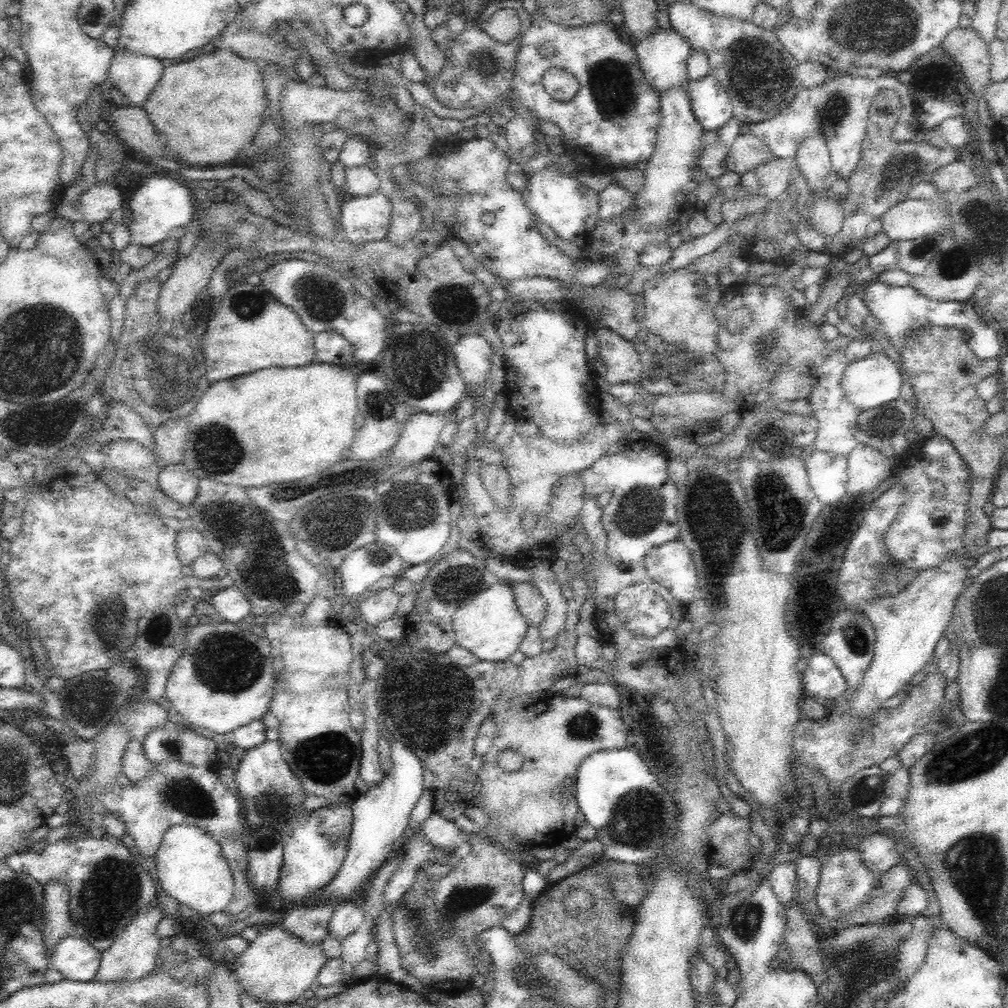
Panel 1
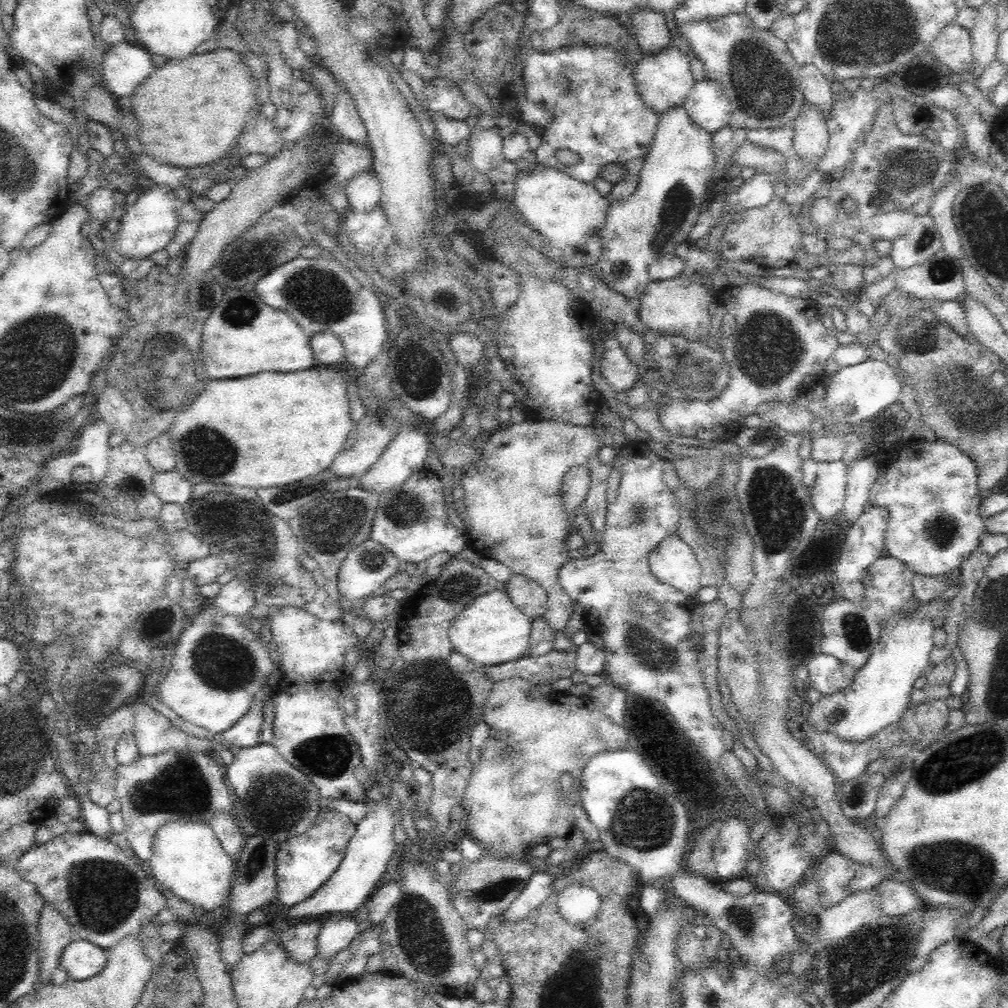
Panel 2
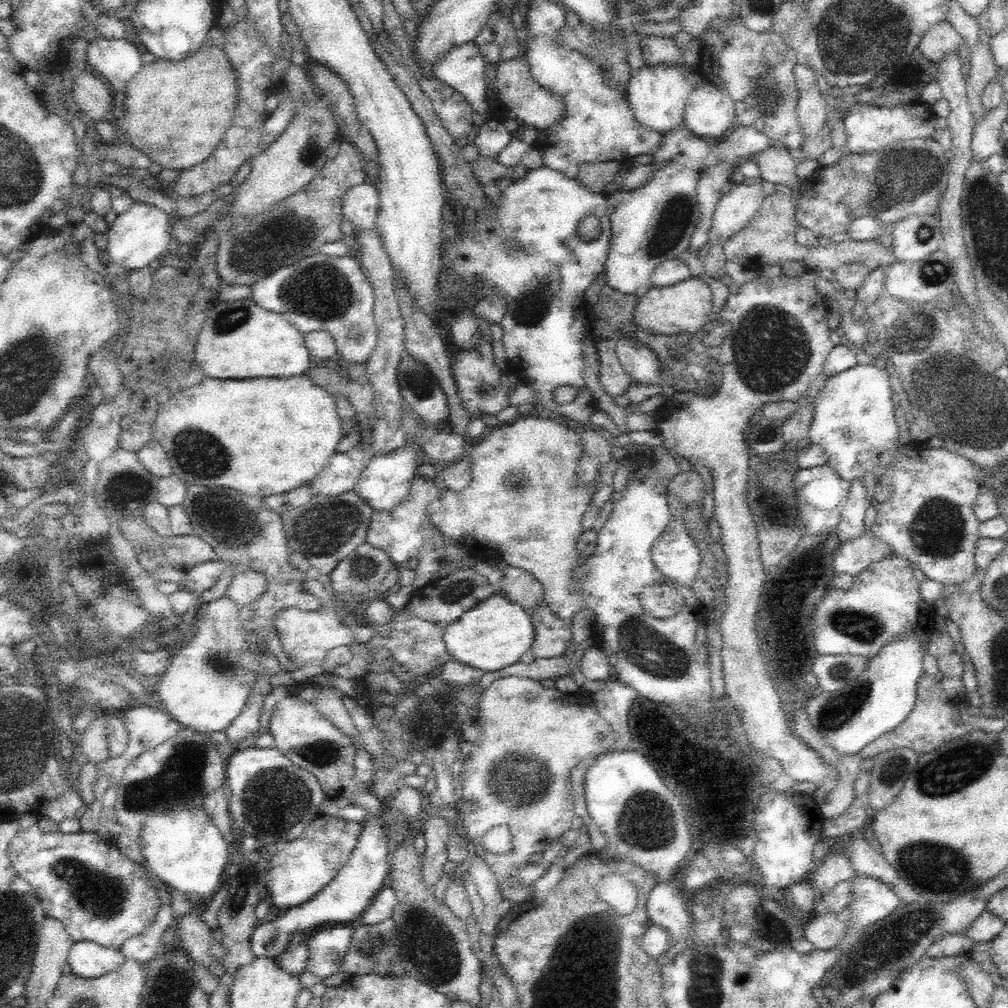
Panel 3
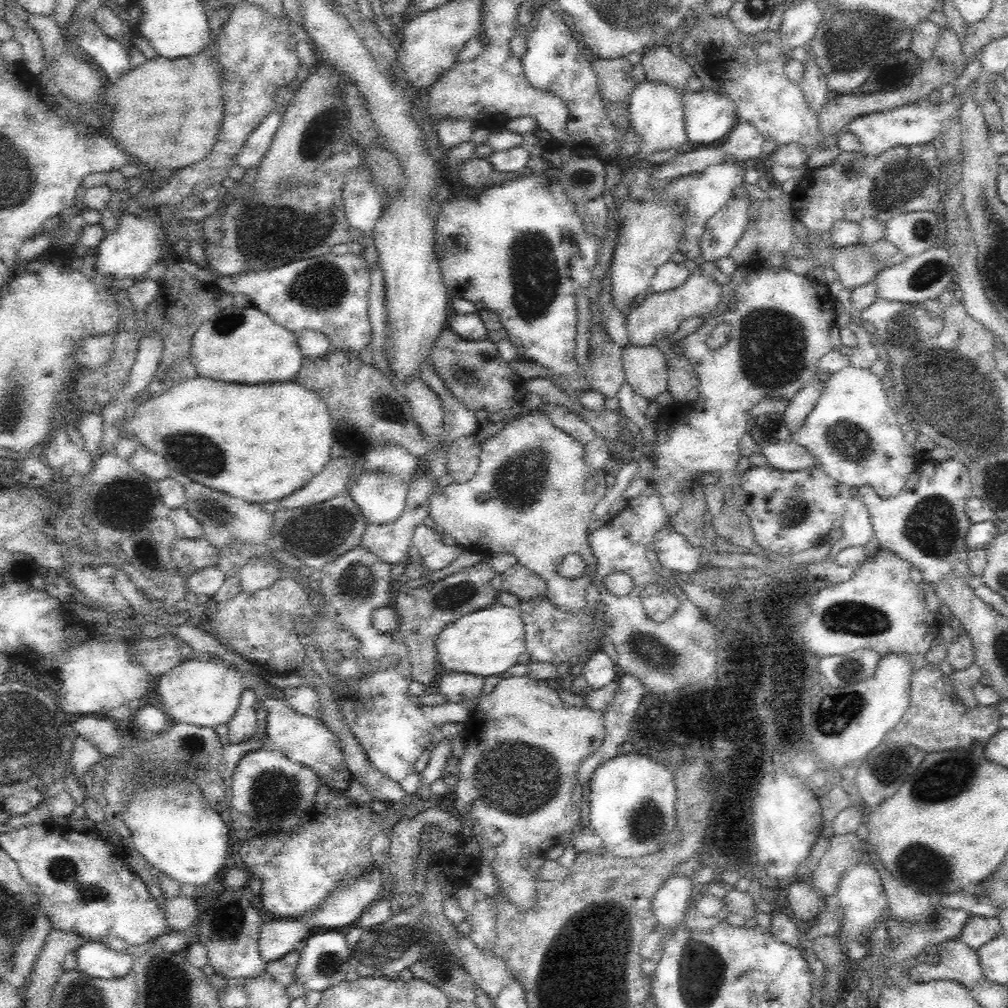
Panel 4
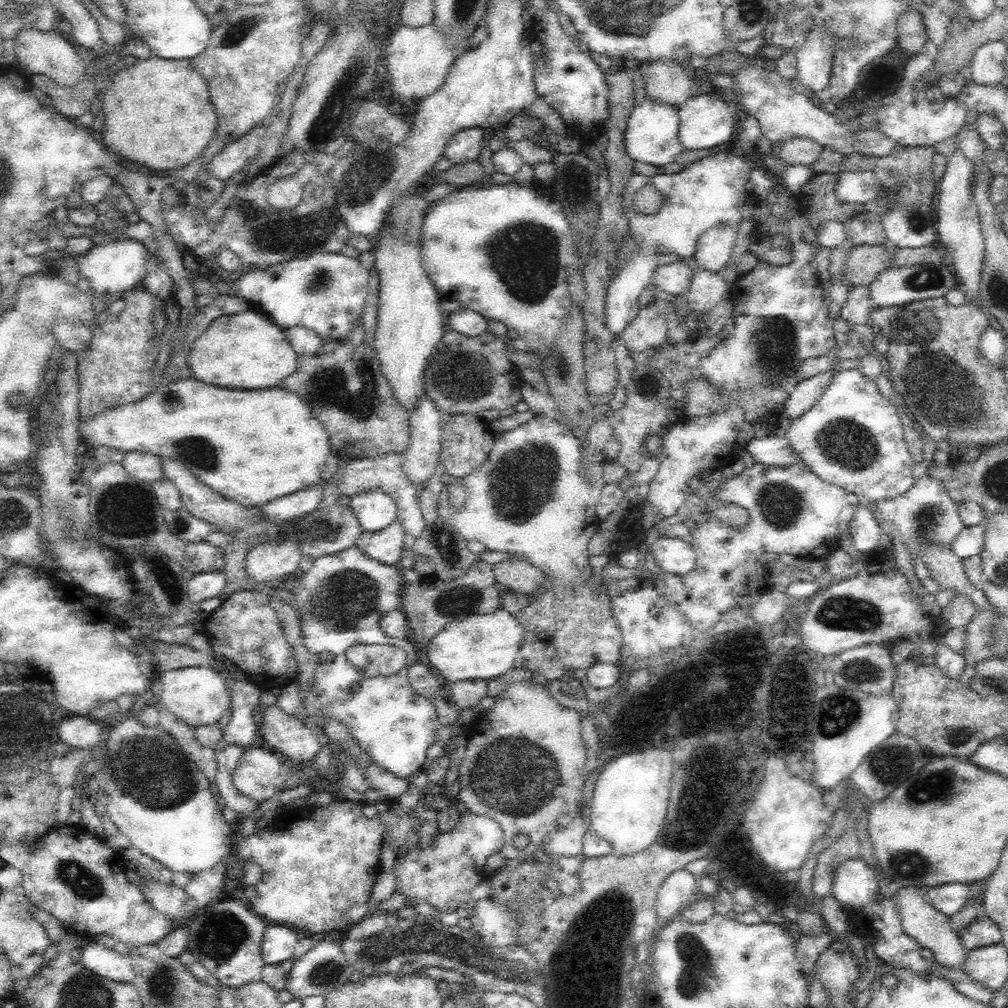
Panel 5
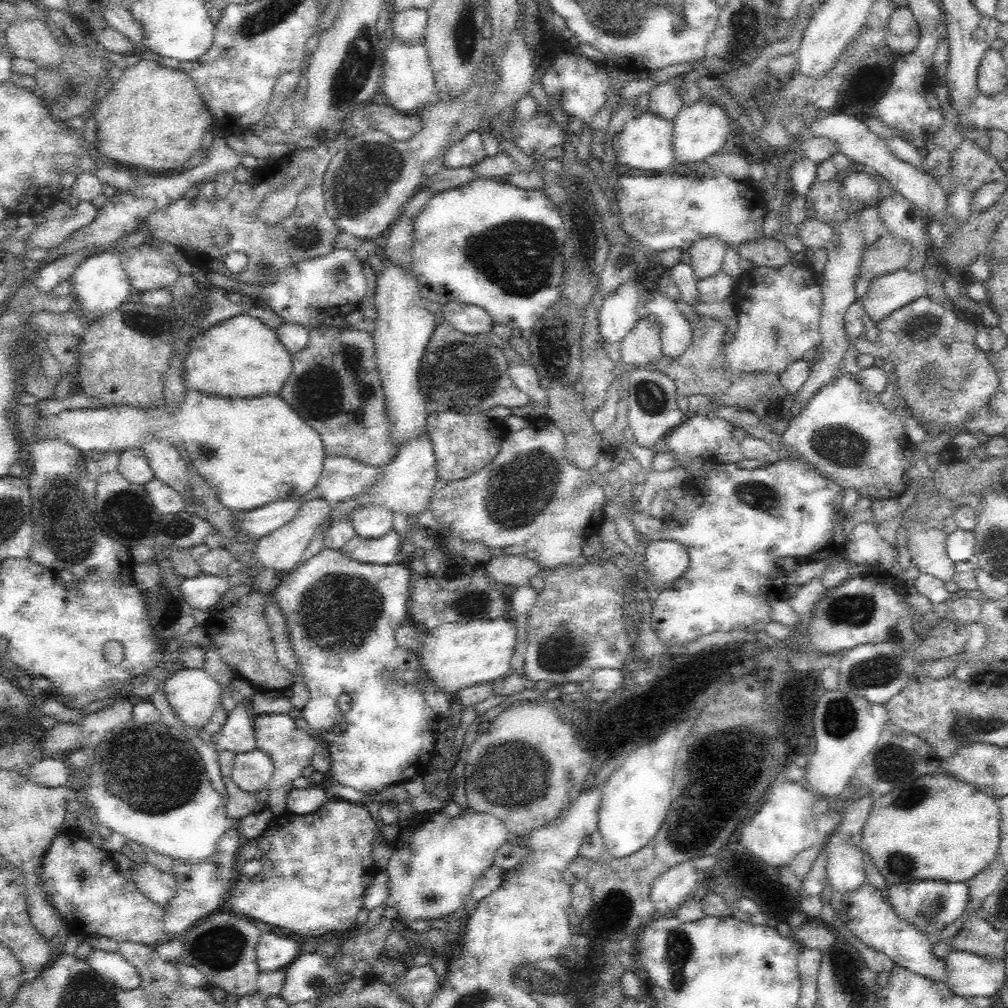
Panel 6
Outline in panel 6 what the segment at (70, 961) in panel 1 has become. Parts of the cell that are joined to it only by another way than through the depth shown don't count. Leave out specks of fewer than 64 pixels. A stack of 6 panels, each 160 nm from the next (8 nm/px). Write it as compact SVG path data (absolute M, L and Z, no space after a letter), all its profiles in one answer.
M94 949L86 960L97 974L108 978L115 986L124 990L140 987L138 971L120 953Z

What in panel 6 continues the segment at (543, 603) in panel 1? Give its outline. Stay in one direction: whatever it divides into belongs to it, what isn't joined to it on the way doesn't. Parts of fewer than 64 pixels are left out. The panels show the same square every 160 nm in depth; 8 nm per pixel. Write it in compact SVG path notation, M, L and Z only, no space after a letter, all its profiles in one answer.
M504 552L500 555L494 555L484 566L485 573L495 585L502 582L502 584L512 584L517 587L522 586L524 584L529 584L532 578L543 572L536 560L524 558L524 555L506 555Z

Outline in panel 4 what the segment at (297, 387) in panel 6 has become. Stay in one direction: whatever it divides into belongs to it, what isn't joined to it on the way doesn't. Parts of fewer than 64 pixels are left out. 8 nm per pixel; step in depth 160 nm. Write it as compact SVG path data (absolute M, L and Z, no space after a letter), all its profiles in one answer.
M330 349L324 356L303 357L300 374L294 382L312 389L328 405L336 439L351 454L364 454L376 446L402 446L409 454L421 457L433 449L413 418L405 397L405 383L387 367L365 364L358 357L350 360L346 349Z

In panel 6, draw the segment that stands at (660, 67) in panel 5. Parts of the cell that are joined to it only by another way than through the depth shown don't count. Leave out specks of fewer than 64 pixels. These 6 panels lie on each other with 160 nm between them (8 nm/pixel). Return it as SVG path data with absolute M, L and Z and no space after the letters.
M676 79L666 80L658 84L650 93L647 110L670 121L673 121L684 101L678 94L678 81Z

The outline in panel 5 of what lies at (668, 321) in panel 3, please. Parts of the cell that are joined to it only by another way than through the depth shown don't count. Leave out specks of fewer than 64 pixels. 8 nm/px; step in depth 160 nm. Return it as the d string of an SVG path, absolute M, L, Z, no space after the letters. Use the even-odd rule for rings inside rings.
M696 268L690 288L683 297L691 310L706 313L727 296L728 289L726 280L719 273ZM656 301L642 306L636 318L618 335L628 353L644 352L666 343L668 317Z

